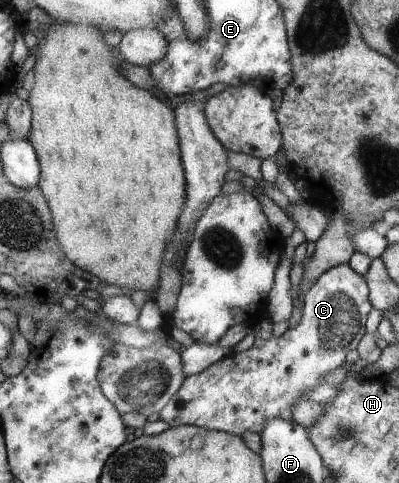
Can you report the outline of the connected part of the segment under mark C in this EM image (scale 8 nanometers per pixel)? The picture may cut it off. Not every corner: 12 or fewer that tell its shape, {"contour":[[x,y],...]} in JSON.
{"contour":[[323,272],[302,317],[184,379],[168,426],[260,434],[344,364],[371,286]]}

